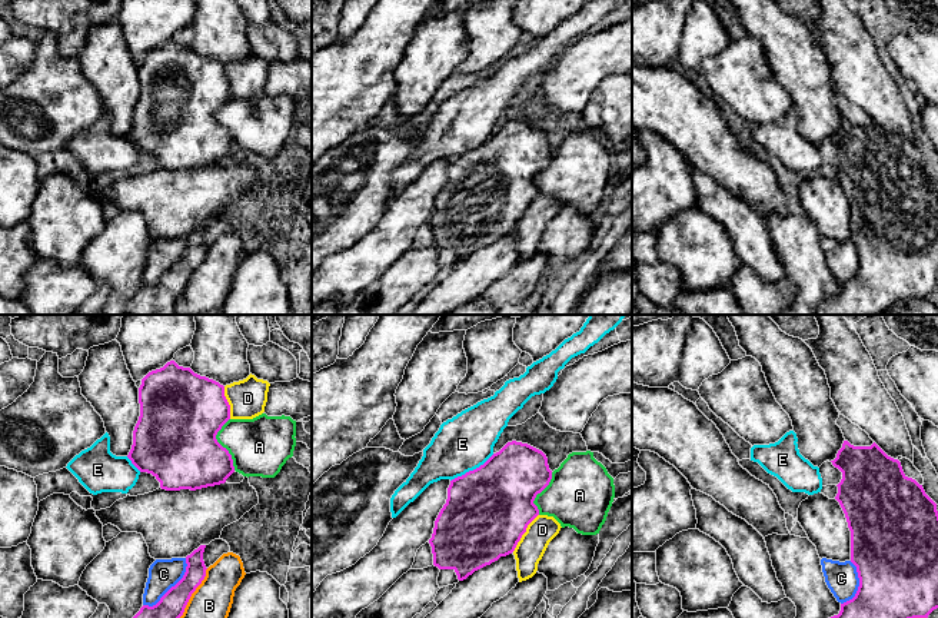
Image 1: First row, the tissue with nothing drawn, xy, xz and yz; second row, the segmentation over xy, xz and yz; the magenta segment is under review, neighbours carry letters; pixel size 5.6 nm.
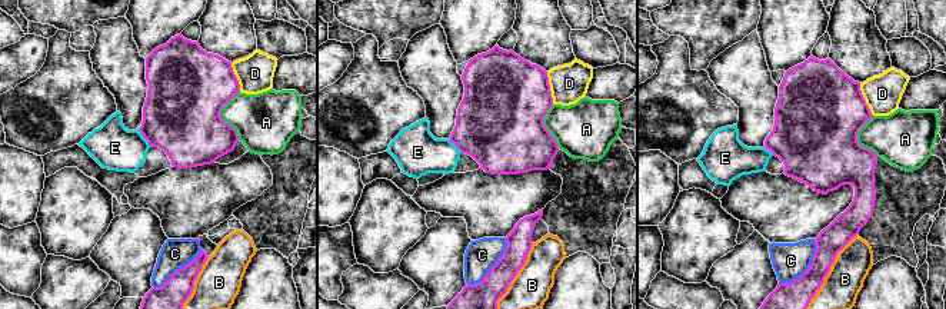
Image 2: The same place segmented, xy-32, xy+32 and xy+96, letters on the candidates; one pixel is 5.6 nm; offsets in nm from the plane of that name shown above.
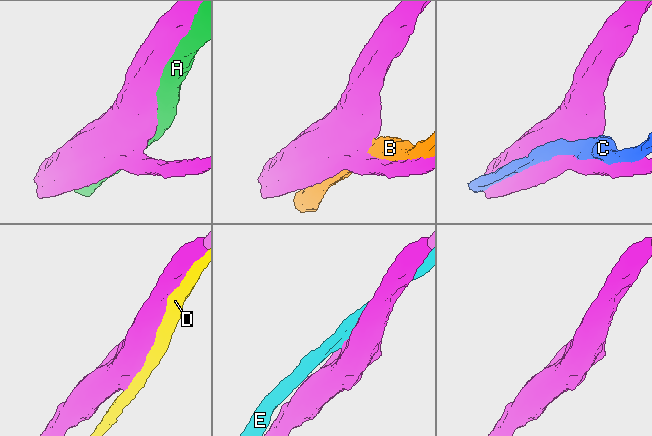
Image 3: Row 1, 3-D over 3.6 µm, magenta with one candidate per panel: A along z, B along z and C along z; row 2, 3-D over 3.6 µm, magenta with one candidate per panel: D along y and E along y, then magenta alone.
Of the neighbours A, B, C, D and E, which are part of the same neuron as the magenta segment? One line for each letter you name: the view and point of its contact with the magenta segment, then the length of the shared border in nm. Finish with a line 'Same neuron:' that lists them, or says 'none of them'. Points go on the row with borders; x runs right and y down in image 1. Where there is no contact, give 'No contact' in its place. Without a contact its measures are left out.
Same neuron: none of them

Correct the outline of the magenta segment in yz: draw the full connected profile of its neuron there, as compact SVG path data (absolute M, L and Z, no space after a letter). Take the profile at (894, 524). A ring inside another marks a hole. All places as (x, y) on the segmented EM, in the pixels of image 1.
M844 441L831 462L842 472L835 499L851 531L851 562L859 578L855 597L831 618L928 618L938 608L937 504L875 442L854 446Z

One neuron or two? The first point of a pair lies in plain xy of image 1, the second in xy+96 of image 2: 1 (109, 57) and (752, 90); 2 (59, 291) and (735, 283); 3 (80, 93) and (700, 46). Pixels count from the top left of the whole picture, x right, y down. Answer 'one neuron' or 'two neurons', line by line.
1: one neuron
2: two neurons
3: two neurons

